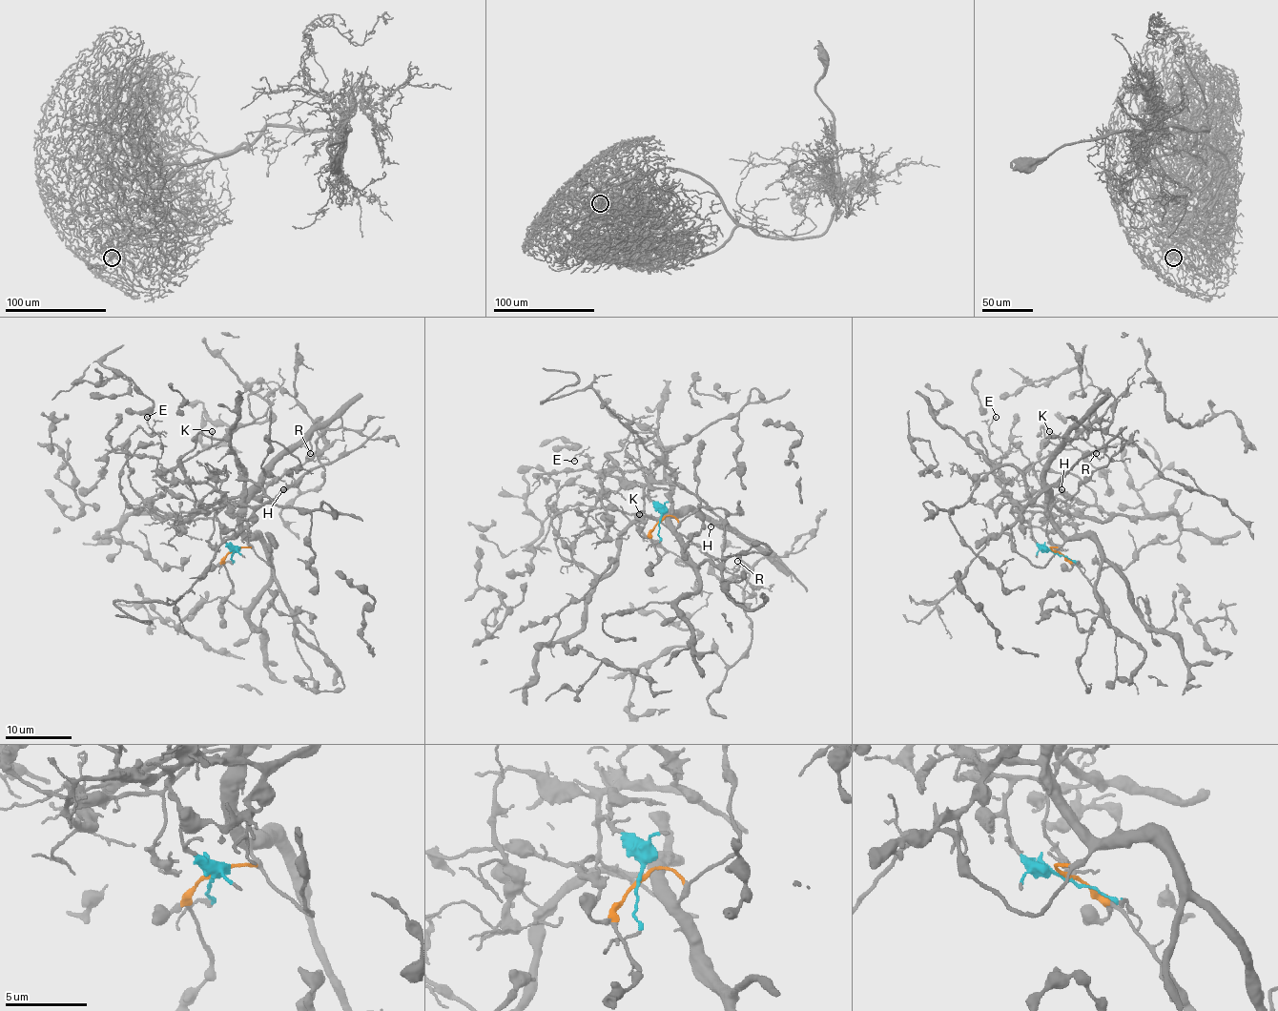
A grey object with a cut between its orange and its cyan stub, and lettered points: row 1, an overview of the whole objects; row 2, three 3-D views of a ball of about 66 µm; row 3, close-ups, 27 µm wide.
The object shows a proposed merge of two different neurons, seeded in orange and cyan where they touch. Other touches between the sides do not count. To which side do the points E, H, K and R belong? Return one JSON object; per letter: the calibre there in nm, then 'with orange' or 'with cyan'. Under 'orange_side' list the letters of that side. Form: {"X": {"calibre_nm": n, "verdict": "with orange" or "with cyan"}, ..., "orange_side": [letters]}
{"E": {"calibre_nm": 120, "verdict": "with cyan"}, "H": {"calibre_nm": 160, "verdict": "with cyan"}, "K": {"calibre_nm": 90, "verdict": "with cyan"}, "R": {"calibre_nm": 120, "verdict": "with cyan"}, "orange_side": []}

